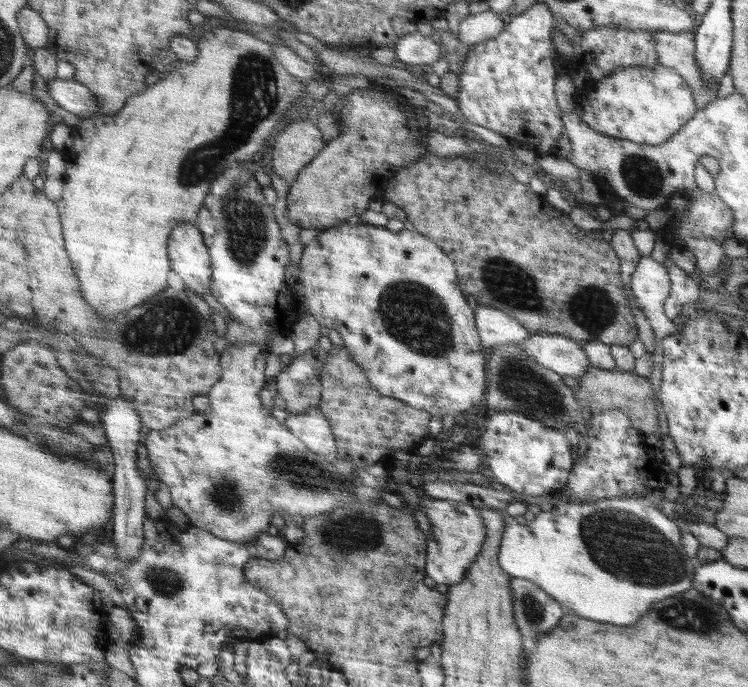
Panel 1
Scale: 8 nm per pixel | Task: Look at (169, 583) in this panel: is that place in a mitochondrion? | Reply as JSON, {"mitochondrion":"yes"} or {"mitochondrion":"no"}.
{"mitochondrion":"yes"}

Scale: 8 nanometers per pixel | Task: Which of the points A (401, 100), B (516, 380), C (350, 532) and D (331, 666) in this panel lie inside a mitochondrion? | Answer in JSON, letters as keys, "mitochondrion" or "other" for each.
{"A":"other","B":"mitochondrion","C":"mitochondrion","D":"other"}

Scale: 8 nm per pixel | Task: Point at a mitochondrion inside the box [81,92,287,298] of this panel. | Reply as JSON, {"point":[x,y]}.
{"point":[244,223]}

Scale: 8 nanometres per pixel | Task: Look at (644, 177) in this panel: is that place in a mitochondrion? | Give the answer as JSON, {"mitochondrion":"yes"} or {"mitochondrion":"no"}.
{"mitochondrion":"yes"}

